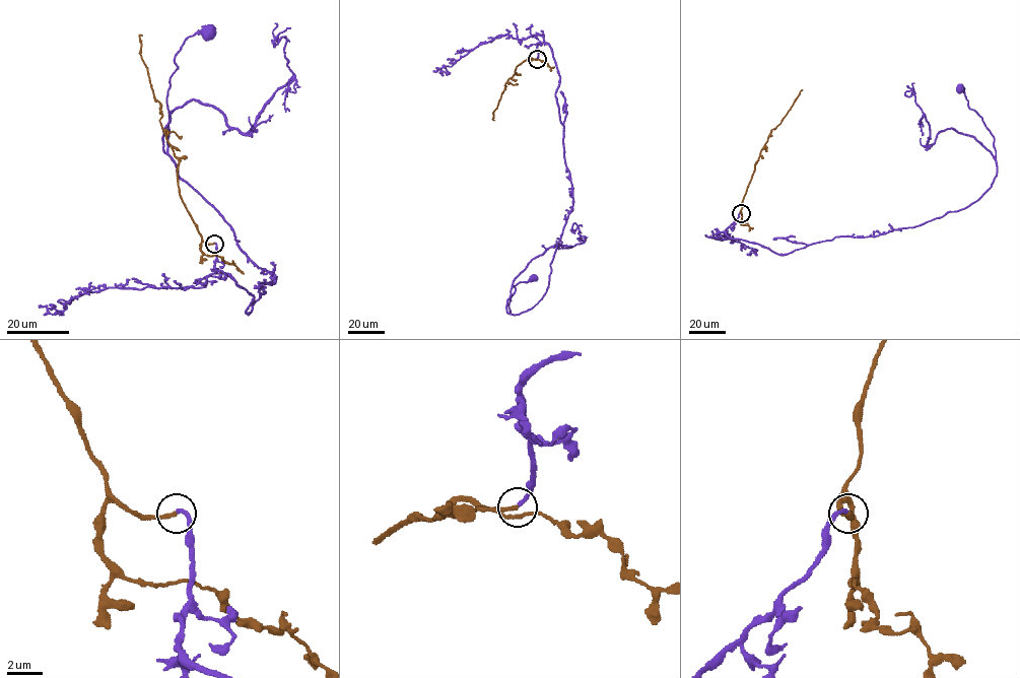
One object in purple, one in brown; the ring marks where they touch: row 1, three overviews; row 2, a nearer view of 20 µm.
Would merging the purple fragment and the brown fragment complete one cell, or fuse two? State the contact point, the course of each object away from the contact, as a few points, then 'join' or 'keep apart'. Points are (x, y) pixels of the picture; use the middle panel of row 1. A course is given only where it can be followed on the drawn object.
at (537, 59); purple runs (537, 59), (547, 43), (560, 77), (573, 203), (545, 294), (510, 314), (514, 286), (534, 277); brown runs (537, 59), (524, 61), (515, 69), (493, 111), (494, 120); join

